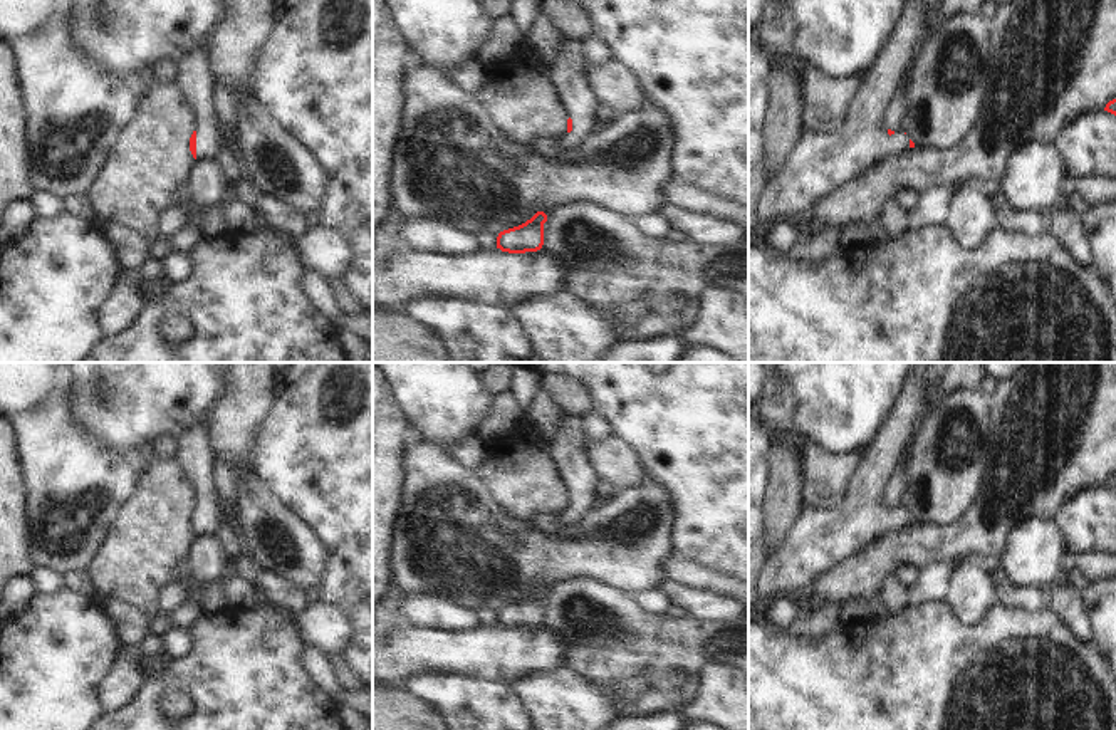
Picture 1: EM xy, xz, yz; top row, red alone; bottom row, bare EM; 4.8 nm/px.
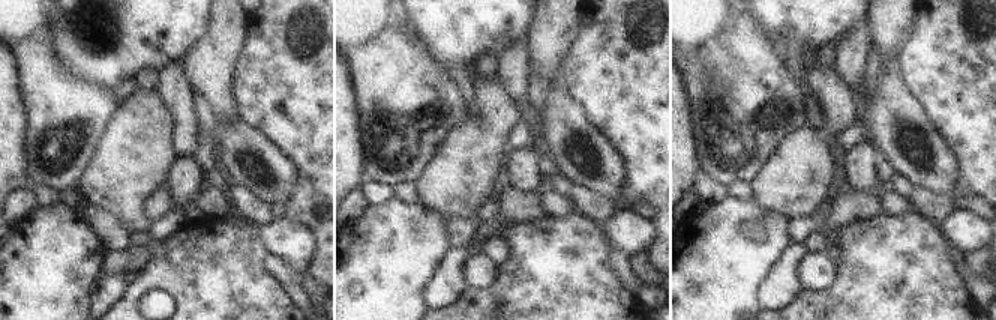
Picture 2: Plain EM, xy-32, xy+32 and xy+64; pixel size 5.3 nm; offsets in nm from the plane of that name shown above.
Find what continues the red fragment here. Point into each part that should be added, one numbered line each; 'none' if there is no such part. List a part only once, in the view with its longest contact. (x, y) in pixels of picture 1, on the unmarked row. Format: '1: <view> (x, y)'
1: xy (193, 453)

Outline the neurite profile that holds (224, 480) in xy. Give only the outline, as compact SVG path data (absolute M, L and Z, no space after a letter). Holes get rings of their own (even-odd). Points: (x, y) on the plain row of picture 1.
M215 458L211 461L210 477L213 482L213 490L218 495L225 514L223 522L220 524L220 529L216 530L215 537L218 544L223 547L227 559L233 561L237 555L243 554L243 545L237 535L237 530L233 527L232 515L230 515L230 510L235 505L237 480L230 463L227 463L222 458Z

